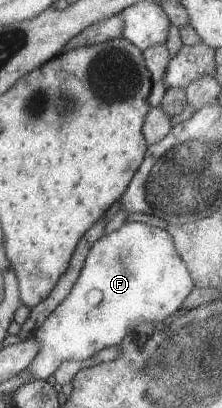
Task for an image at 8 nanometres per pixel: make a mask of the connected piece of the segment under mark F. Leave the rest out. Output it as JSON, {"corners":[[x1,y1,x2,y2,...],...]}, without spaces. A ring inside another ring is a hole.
{"corners":[[124,223,113,233,94,242,73,290,36,330,33,338,40,342,40,351,27,368,33,374,30,380,46,381,62,362,87,360,103,348,120,345,125,336,135,333,141,323,160,327,182,312,185,299,194,288,191,273,167,231,146,223]]}

